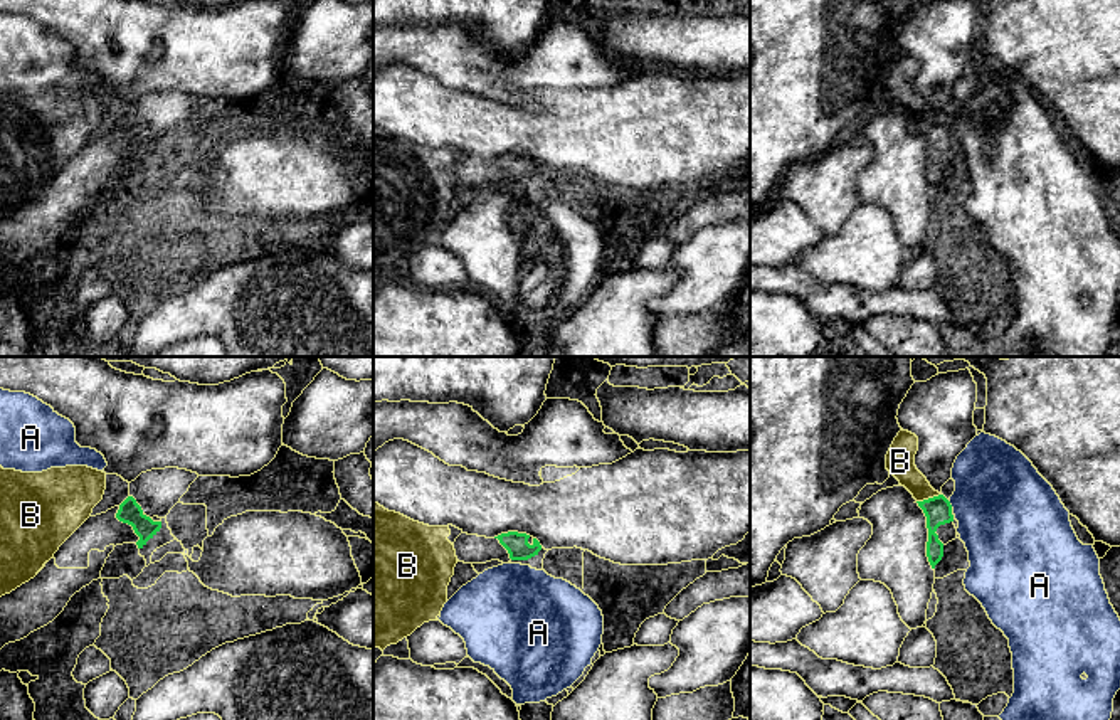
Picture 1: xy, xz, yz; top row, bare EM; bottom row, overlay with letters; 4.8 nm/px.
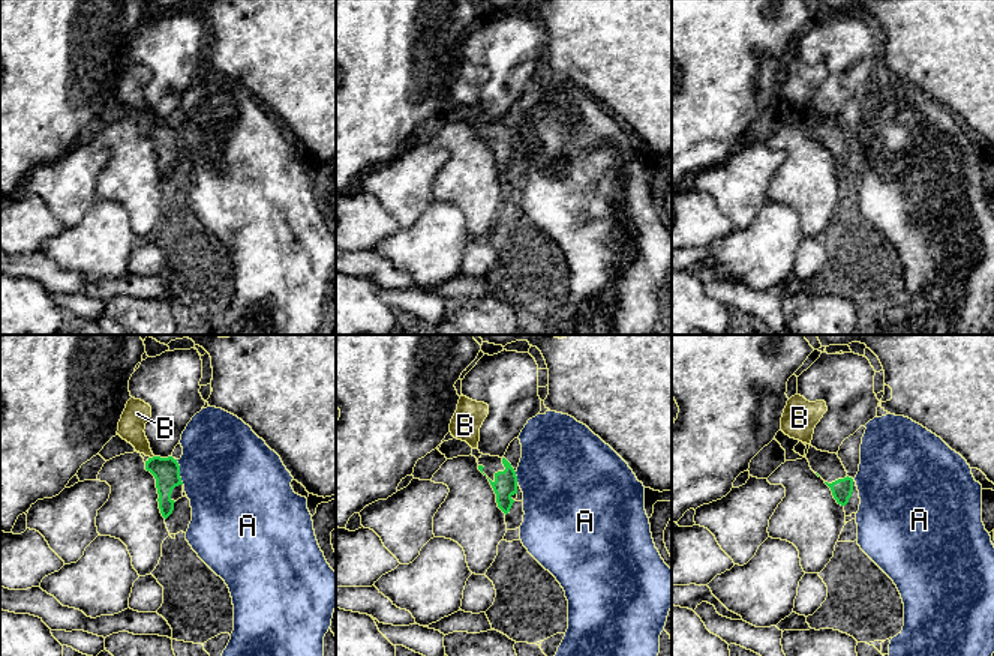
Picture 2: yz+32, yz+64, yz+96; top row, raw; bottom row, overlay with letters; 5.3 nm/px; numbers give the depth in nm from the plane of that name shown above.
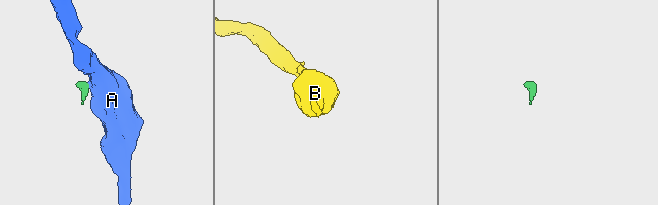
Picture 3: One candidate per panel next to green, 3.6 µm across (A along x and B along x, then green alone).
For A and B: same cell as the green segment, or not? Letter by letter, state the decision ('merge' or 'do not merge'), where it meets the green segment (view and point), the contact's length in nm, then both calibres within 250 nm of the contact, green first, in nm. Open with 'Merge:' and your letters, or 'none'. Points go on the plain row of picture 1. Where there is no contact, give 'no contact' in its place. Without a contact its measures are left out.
Merge: none
A: do not merge; meets green in yz at (949, 127); contact 50 nm long; 130 nm thick on the green side, 460 nm on the other
B: do not merge; meets green in yz at (929, 121); contact 120 nm long; 130 nm thick on the green side, 140 nm on the other

